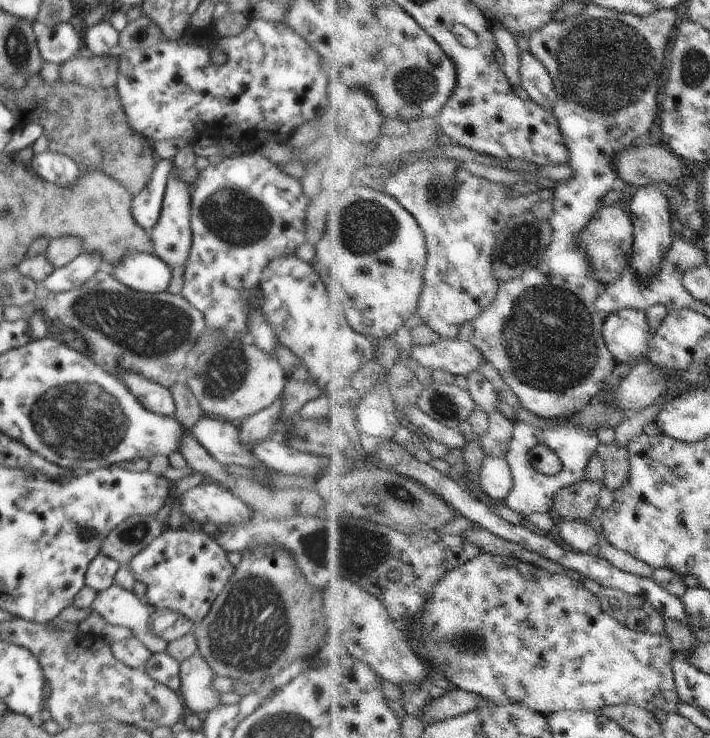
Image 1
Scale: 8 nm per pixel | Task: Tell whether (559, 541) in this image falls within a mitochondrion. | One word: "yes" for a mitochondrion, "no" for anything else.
no

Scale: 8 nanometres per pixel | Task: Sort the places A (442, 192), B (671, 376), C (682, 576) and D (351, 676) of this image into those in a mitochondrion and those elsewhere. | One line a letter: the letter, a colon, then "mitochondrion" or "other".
A: mitochondrion
B: other
C: other
D: other

